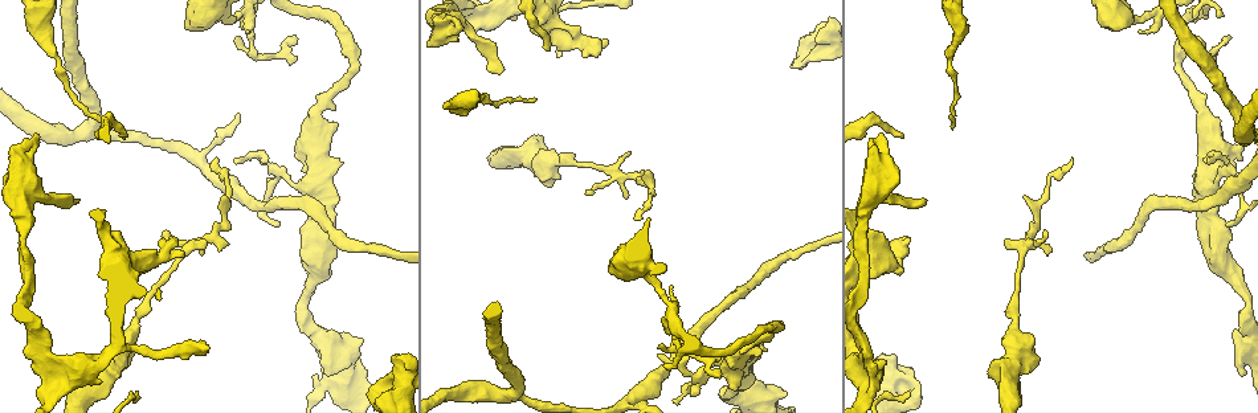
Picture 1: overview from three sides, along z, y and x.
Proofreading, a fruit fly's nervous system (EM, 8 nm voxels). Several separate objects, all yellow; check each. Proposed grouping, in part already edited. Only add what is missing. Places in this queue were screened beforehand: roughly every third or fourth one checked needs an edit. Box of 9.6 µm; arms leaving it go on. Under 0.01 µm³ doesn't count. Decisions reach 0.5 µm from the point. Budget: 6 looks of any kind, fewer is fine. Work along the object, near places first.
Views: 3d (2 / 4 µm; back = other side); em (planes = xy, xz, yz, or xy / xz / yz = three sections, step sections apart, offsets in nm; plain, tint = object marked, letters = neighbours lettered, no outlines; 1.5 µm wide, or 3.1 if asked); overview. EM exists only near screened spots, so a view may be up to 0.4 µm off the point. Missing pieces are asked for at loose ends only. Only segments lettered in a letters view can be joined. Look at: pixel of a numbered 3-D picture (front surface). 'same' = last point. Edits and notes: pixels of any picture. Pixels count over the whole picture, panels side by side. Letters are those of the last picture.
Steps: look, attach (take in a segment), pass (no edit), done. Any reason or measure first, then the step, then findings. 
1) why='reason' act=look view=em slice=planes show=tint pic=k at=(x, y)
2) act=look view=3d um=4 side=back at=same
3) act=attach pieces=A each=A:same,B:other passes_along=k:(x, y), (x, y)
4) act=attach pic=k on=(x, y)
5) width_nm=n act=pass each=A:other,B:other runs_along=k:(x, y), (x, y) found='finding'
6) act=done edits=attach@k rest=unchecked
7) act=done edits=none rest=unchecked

why='tapers out' act=look view=3d um=4 pic=1 at=(922, 198)

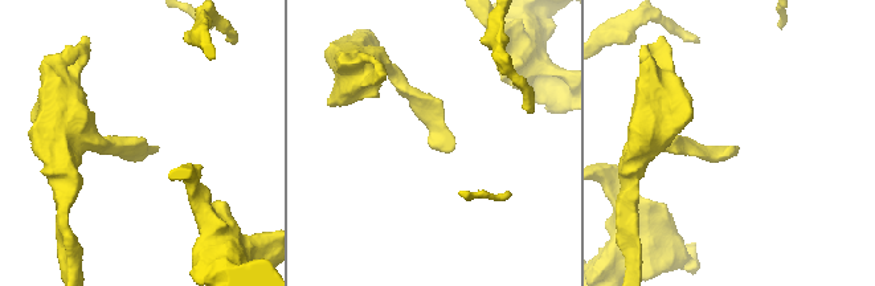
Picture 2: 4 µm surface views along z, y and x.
why='now the EM' act=look view=em slice=planes show=letters pic=2 at=(455, 143)

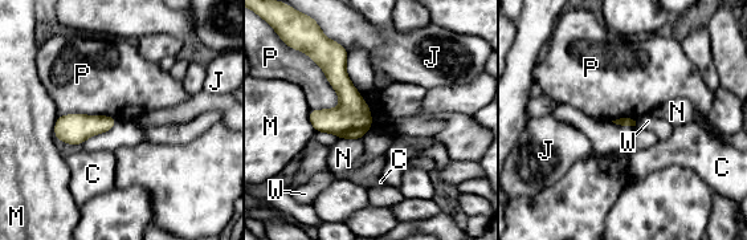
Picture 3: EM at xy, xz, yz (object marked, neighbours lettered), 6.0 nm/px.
act=pass each=C:other,J:other,M:other,N:other,P:other,W:other border=3:(306, 55), (335, 92), (337, 109) found='none of them fits'

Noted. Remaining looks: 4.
why='free end' act=look view=3d um=2 pic=1 at=(951, 125)

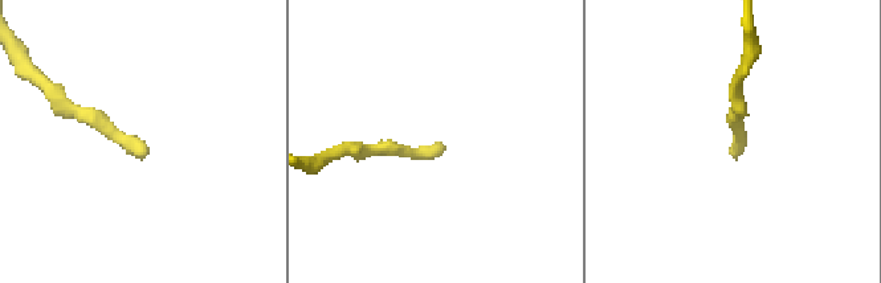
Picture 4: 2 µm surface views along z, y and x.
why='need the tissue' act=look view=em slice=planes show=plain pic=4 at=(141, 155)

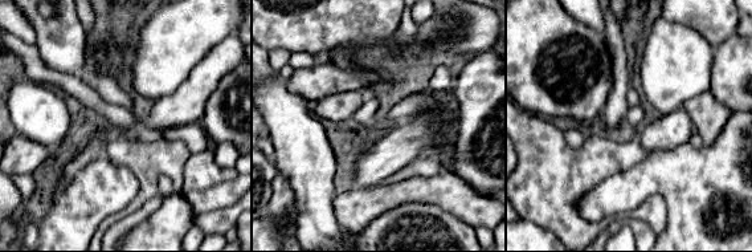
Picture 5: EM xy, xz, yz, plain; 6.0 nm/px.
why='see the neighbours' act=look view=em slice=planes show=letters at=same

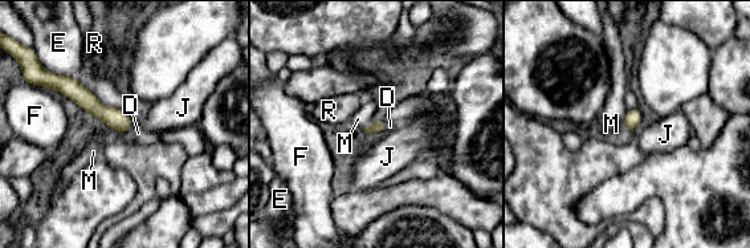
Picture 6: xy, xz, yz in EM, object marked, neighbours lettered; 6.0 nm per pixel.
act=attach pieces=D each=D:same,E:other,F:other,J:other,M:other,R:other passes_along=6:(378, 126), (384, 126), (390, 126) found='it goes on there'

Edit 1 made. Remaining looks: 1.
act=done edits=attach@6 rest=unchecked

